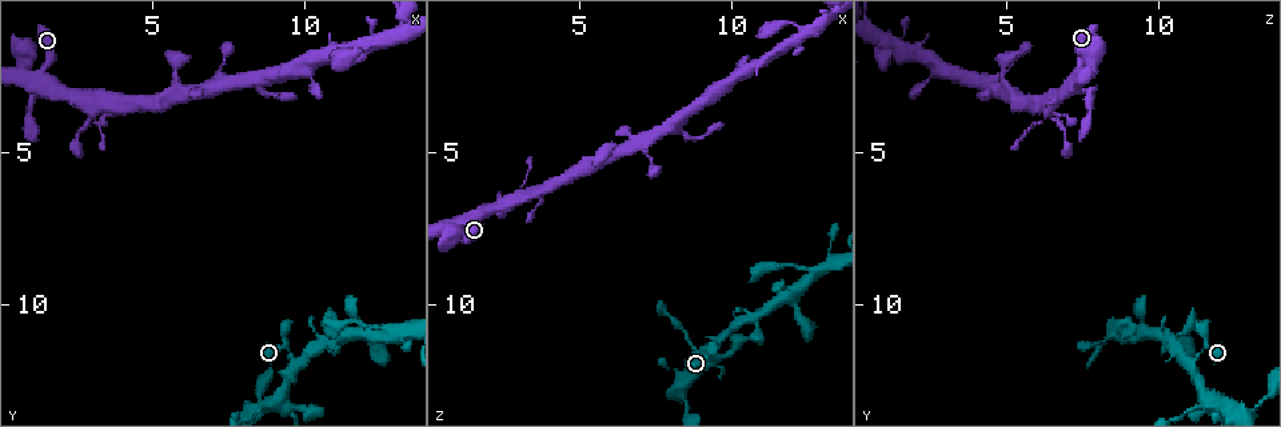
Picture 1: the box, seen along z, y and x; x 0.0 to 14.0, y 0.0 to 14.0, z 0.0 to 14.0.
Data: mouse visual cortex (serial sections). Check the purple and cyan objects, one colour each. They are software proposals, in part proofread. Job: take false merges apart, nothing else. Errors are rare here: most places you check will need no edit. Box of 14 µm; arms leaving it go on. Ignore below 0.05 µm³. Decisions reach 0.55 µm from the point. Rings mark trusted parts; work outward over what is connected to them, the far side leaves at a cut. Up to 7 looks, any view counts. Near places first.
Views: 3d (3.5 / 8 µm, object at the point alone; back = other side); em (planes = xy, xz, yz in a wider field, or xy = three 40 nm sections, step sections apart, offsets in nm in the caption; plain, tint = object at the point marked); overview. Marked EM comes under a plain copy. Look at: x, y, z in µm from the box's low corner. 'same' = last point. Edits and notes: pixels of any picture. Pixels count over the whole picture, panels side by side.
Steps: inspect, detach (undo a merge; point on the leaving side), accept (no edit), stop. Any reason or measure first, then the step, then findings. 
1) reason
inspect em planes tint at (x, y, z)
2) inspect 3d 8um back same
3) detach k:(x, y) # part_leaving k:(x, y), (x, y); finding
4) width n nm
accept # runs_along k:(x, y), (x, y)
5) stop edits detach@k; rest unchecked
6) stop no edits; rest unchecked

three-way junction
inspect 3d 3.5um at (9.6, 11.9, 11.2)

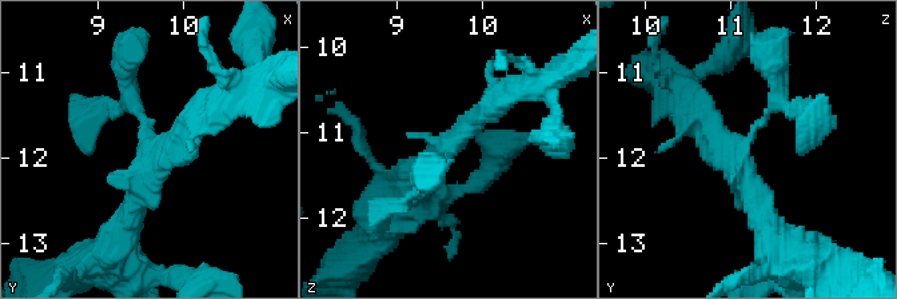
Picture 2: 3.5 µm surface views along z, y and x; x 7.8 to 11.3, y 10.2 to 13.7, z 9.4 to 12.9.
inspect em xy step 1 tint at (9.65, 11.85, 11.10)

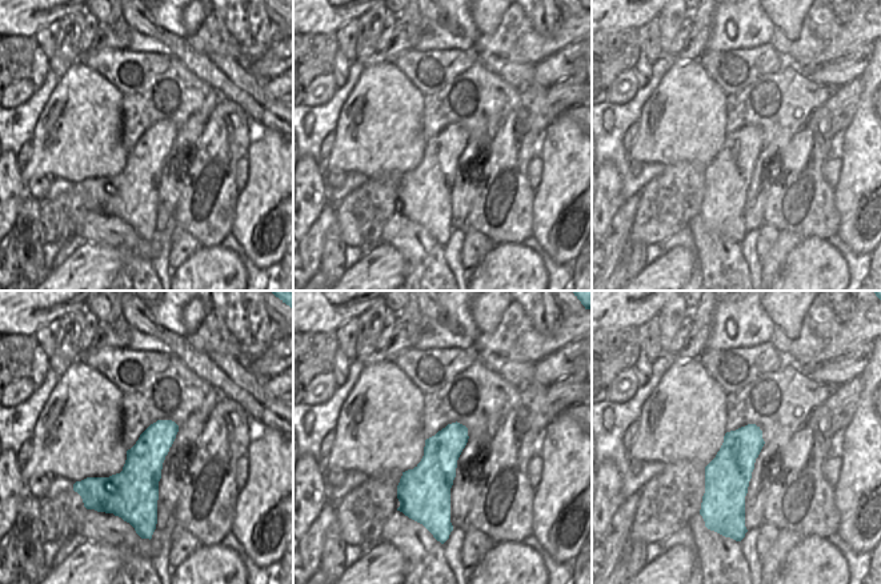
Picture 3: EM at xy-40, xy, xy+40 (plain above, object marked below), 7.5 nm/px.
another direction
inspect em planes tint same

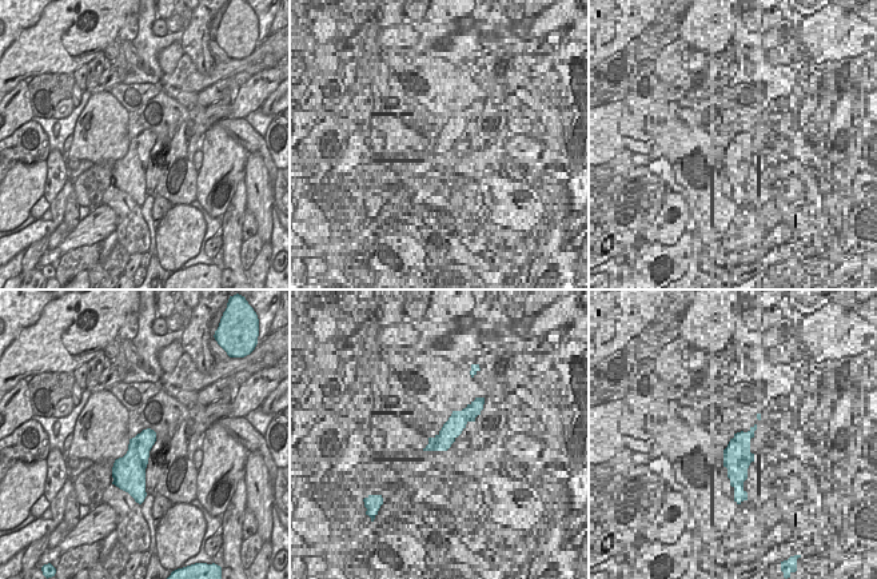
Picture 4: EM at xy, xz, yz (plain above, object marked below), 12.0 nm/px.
accept # runs_along 2:(409, 199), (458, 134), (511, 92); one cell here

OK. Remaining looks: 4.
thin neck
inspect 3d 8um at (8.5, 13.3, 13.2)

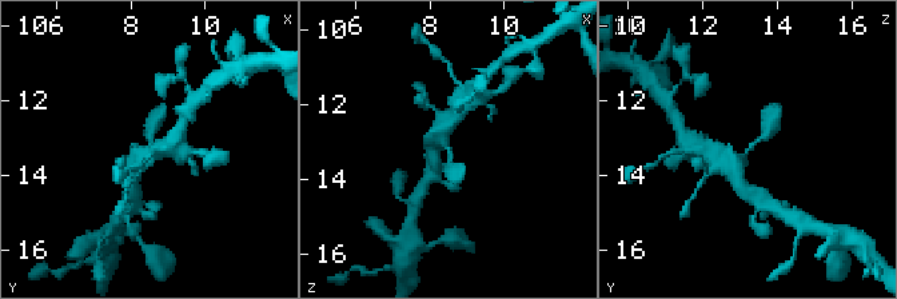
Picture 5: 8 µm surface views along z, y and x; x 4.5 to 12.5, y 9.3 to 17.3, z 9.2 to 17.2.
arms 3; arm_widths 250, 350, 400 nm; need the tissue
inspect em xy step 5 tint at (8.5, 13.4, 13.2)

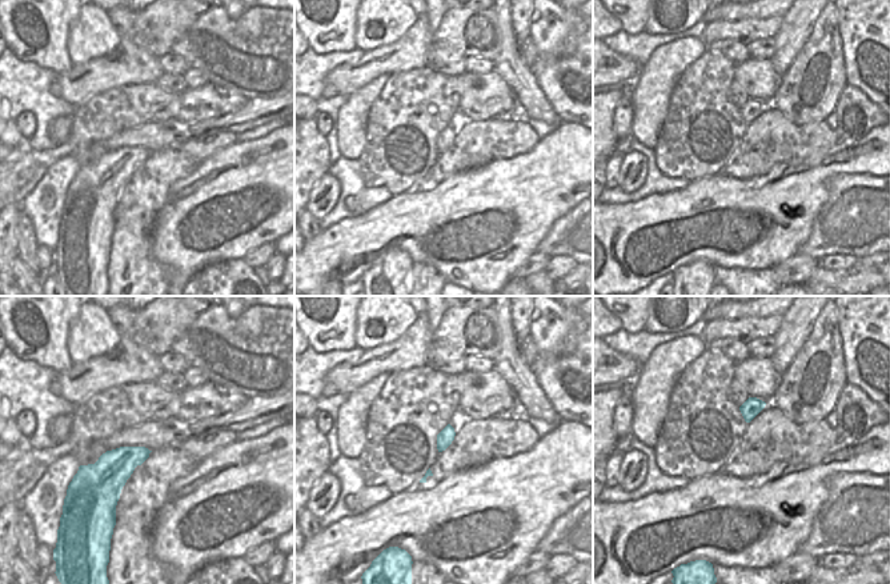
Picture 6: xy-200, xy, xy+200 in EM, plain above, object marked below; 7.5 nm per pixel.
accept # continuous, no second cell

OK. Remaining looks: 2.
inspect 3d 8um at (7.1, 2.8, 4.7)

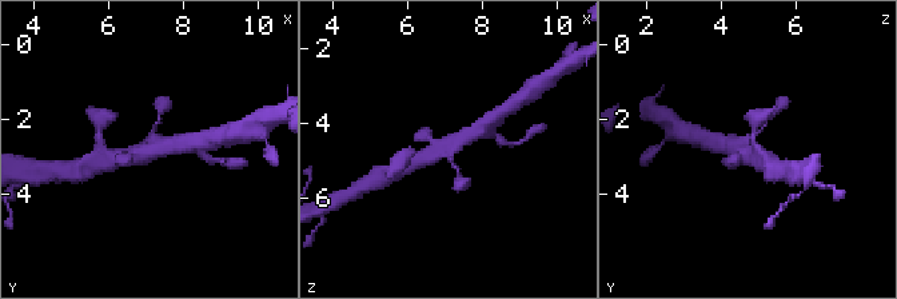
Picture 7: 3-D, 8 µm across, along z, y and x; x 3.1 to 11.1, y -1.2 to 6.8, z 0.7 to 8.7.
shape alone is not enough
inspect em xy step 1 tint at (7.2, 2.9, 4.6)

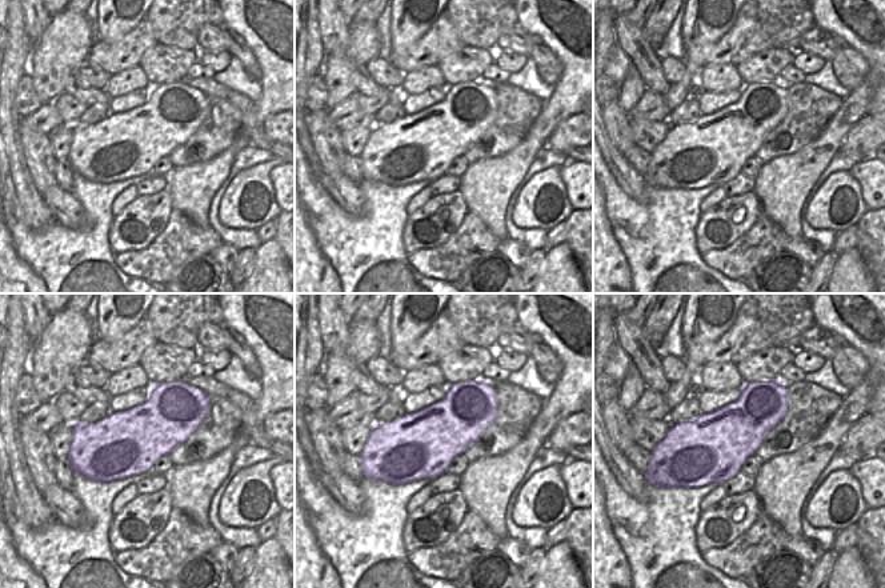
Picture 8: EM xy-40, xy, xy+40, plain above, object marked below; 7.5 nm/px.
accept # runs_along 7:(415, 159), (481, 128); continuous, no second cell

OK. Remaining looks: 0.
stop no edits; rest unchecked

